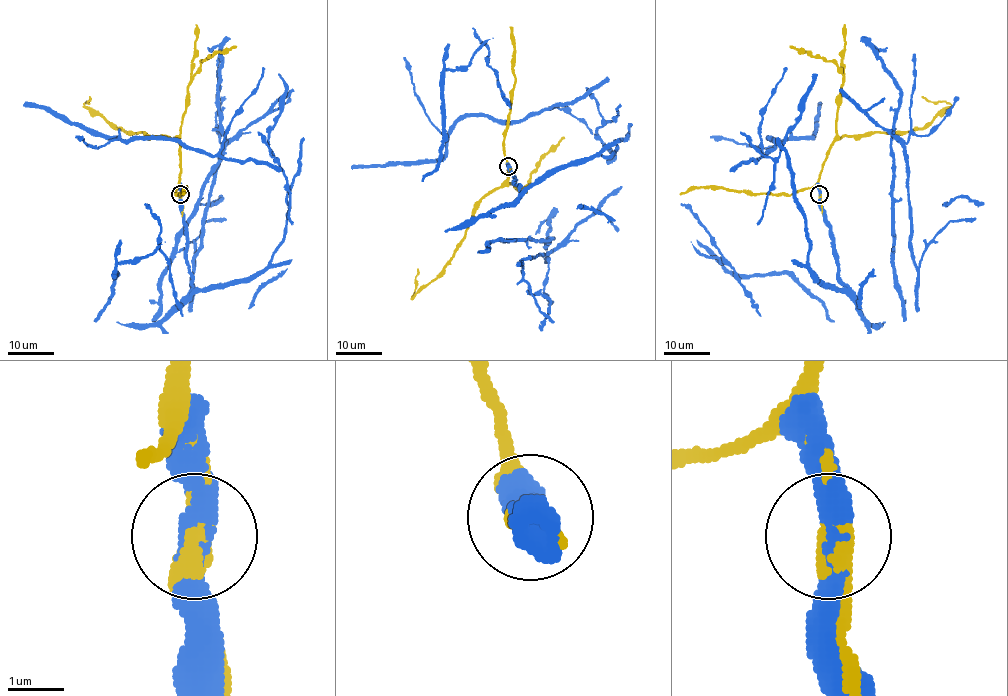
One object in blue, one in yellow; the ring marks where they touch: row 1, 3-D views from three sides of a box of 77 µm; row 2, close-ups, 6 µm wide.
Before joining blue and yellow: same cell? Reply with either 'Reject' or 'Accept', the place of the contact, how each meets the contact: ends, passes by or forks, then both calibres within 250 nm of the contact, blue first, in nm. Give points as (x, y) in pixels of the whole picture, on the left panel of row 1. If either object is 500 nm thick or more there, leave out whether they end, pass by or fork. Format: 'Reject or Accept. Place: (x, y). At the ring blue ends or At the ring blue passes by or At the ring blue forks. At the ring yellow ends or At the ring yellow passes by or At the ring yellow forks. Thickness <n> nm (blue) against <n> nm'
Accept. Place: (180, 194). At the ring blue passes by. At the ring yellow passes by. Thickness 400 nm (blue) against 360 nm

